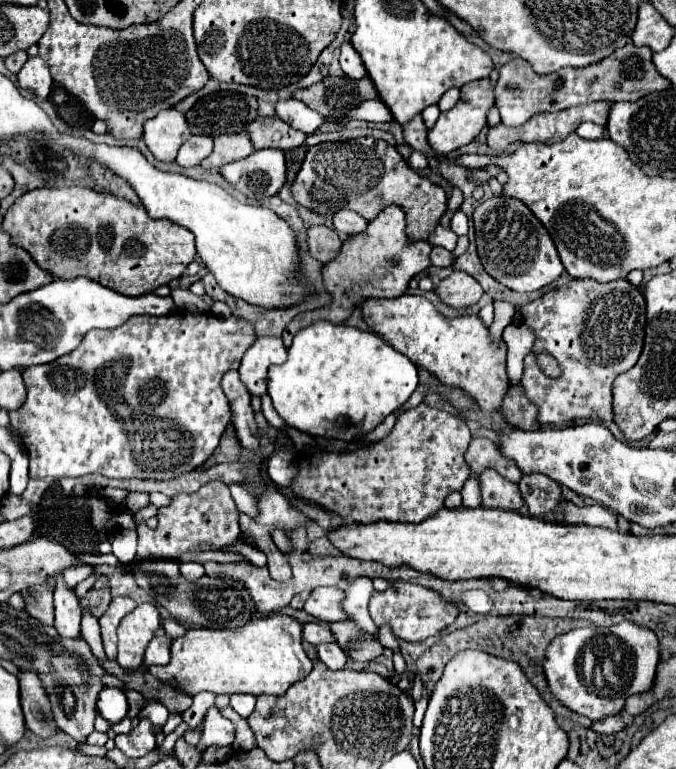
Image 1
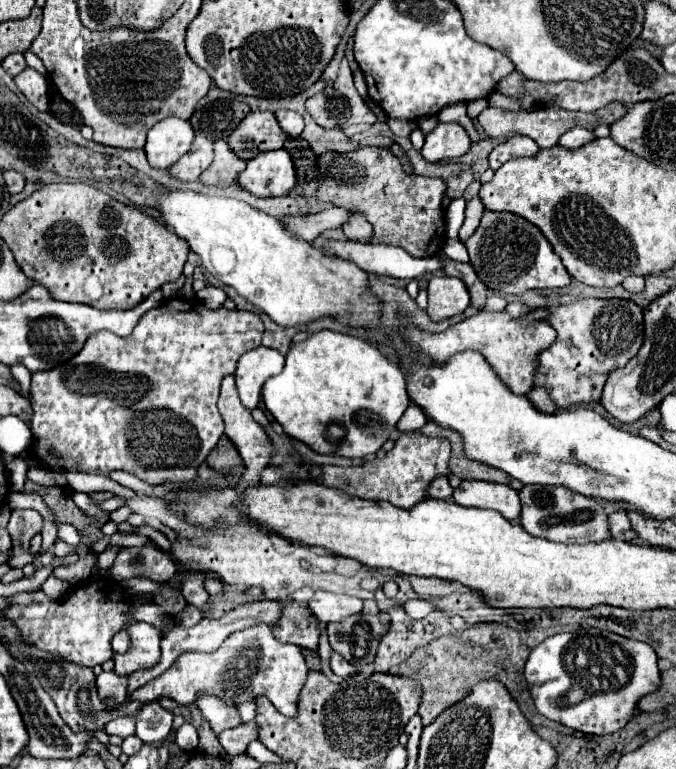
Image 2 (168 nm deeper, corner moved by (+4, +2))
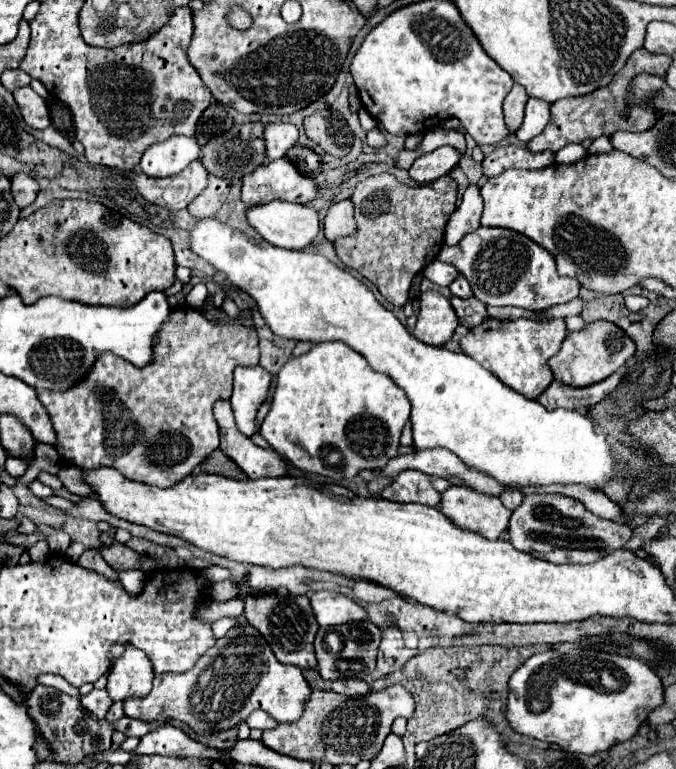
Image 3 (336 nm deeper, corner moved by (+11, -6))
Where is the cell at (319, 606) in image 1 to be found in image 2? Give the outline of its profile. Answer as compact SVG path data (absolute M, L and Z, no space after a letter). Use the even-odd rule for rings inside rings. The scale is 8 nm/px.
M316 590L312 600L308 602L308 606L316 614L316 618L324 624L344 620L352 614L362 612L362 600L360 598L348 596L348 594L332 594L326 590Z

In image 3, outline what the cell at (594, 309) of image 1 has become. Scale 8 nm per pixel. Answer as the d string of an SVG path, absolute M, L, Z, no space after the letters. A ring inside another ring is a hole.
M605 320L589 322L583 330L567 332L561 350L549 360L549 368L553 372L553 380L573 386L573 388L587 388L609 378L617 368L625 366L635 356L635 344L617 328L617 324L609 324Z

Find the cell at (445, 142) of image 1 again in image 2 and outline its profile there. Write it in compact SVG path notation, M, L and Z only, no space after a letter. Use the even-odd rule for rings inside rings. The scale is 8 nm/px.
M436 124L436 128L426 136L420 152L428 162L440 162L464 156L470 150L470 144L472 142L460 124Z

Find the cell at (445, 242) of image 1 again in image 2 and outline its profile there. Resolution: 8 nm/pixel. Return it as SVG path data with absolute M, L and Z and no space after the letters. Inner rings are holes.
M448 240L444 252L446 252L446 256L448 256L450 260L468 262L468 252L466 252L466 248L464 248L464 244L462 244L460 240Z

